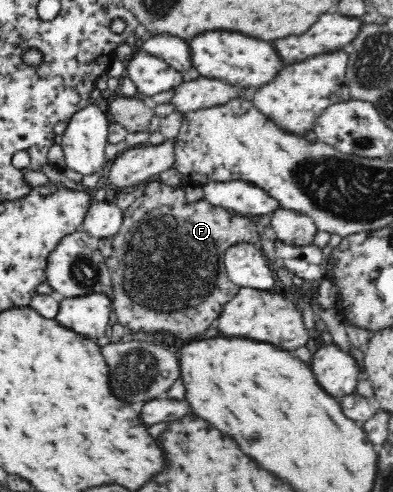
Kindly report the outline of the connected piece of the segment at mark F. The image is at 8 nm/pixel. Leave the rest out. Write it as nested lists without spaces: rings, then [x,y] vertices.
[[[149,183],[144,194],[124,211],[120,234],[108,240],[99,240],[100,250],[114,280],[113,309],[118,324],[126,327],[127,332],[162,331],[172,334],[178,340],[198,340],[198,336],[206,332],[210,324],[218,318],[224,304],[241,289],[228,278],[223,256],[226,249],[234,245],[259,246],[261,227],[243,215],[213,206],[204,199],[199,202],[188,202],[189,198],[186,191],[177,183]]]

